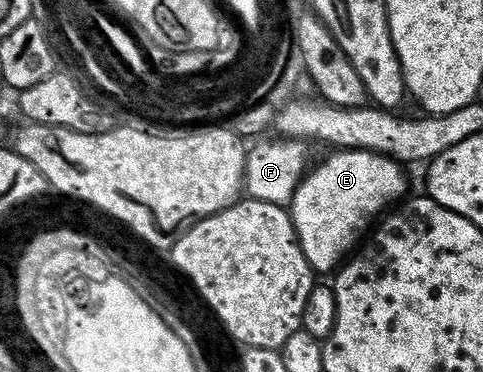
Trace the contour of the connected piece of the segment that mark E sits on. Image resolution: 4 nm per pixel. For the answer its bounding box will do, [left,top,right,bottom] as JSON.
[289,149,407,271]

